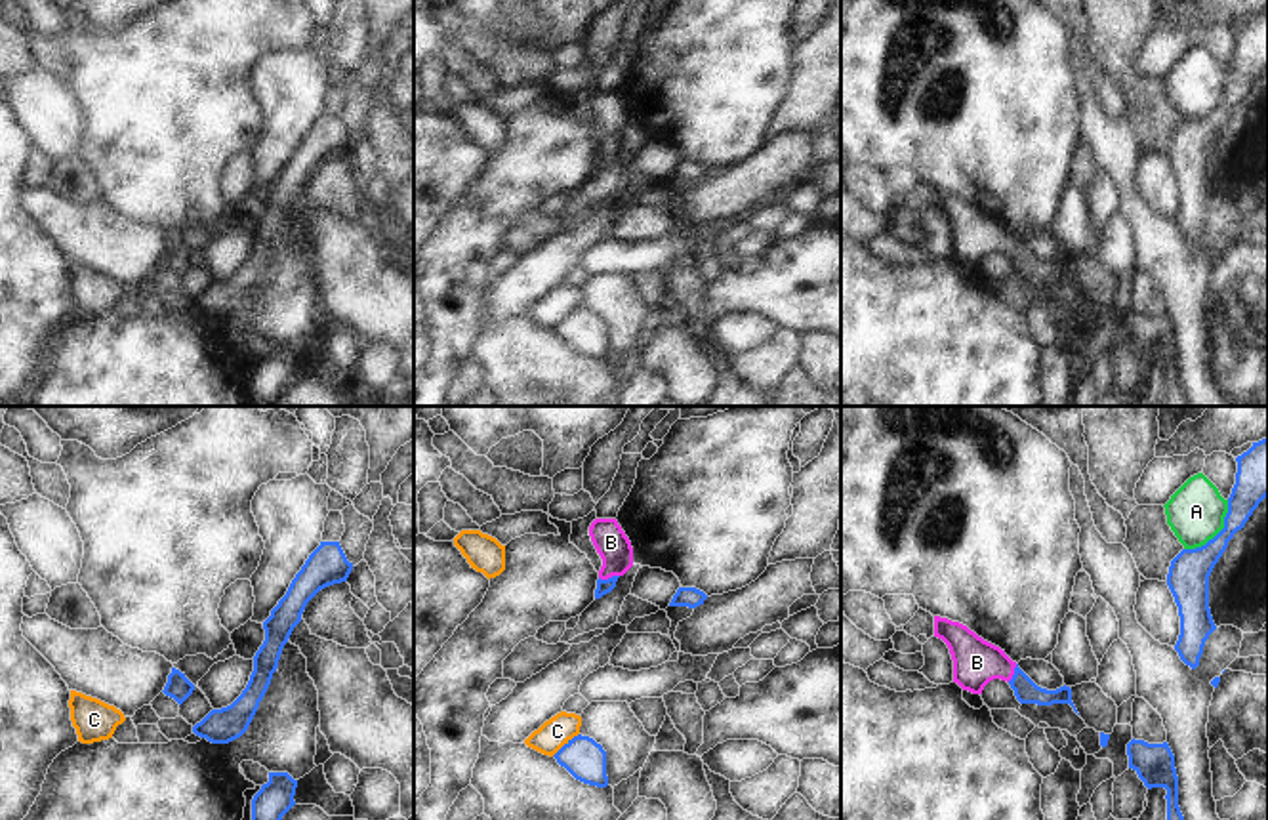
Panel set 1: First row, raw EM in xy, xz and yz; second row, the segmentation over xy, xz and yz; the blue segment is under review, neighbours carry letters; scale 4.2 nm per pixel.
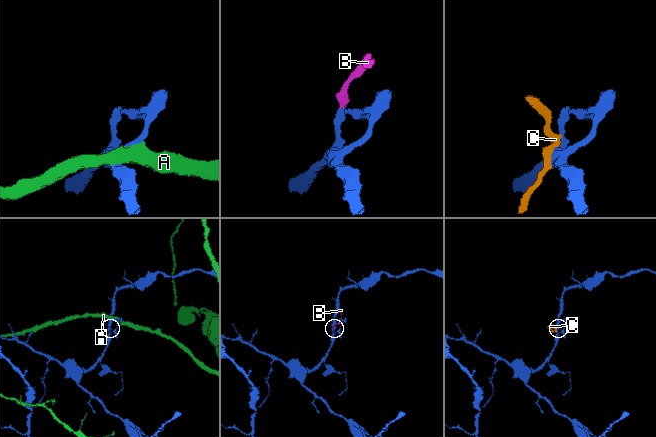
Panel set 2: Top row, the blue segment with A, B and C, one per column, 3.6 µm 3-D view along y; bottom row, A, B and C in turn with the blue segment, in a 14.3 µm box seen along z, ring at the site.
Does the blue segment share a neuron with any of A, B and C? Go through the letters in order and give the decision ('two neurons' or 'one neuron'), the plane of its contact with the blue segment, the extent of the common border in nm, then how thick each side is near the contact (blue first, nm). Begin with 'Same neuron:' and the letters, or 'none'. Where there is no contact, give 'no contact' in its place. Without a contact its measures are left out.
Same neuron: B
A: two neurons; meets blue in yz; contact 280 nm long; 180 nm thick on the blue side, 240 nm on the other
B: one neuron; meets blue in xz; contact 90 nm long; 60 nm thick on the blue side, 140 nm on the other
C: two neurons; meets blue in xz; contact 160 nm long; 170 nm thick on the blue side, 120 nm on the other

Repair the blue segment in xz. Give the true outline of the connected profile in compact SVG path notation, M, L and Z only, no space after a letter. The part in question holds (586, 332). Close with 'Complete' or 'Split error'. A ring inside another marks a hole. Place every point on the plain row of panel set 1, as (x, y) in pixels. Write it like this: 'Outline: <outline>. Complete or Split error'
Outline: M574 309L555 328L557 336L564 339L576 353L606 360L606 324L589 309Z. Complete

